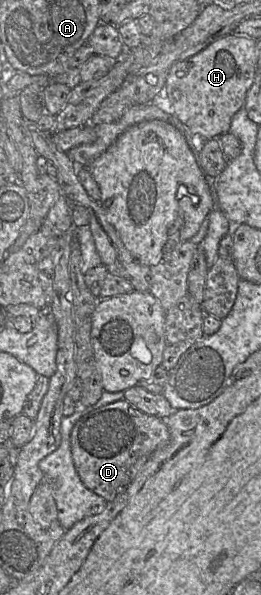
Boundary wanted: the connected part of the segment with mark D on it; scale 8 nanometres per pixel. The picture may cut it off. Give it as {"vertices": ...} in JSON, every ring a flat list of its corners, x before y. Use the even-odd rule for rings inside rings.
{"vertices":[[122,399,83,415,75,423,70,441,82,482,109,502,126,490,149,457,169,438,165,420,146,414]]}

